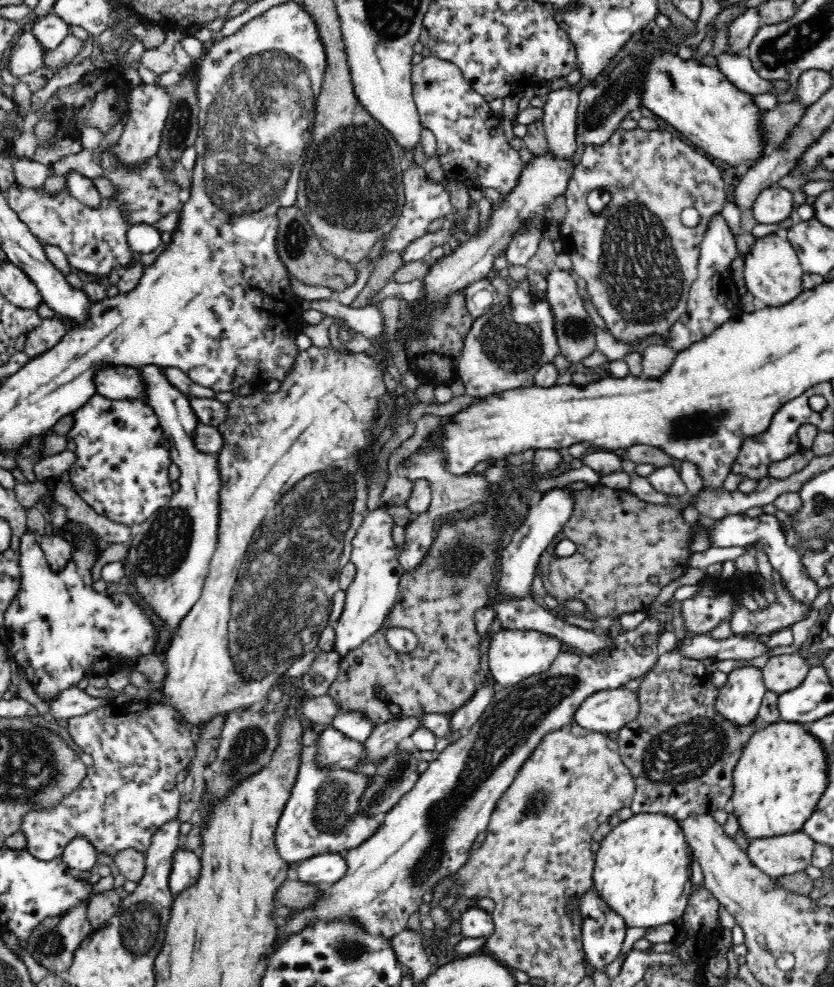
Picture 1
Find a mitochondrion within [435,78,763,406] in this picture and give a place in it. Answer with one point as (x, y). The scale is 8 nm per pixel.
(636, 256)

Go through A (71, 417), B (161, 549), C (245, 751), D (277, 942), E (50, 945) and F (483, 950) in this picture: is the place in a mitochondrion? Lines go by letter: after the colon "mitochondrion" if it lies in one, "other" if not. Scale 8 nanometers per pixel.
A: other
B: mitochondrion
C: mitochondrion
D: other
E: mitochondrion
F: other

